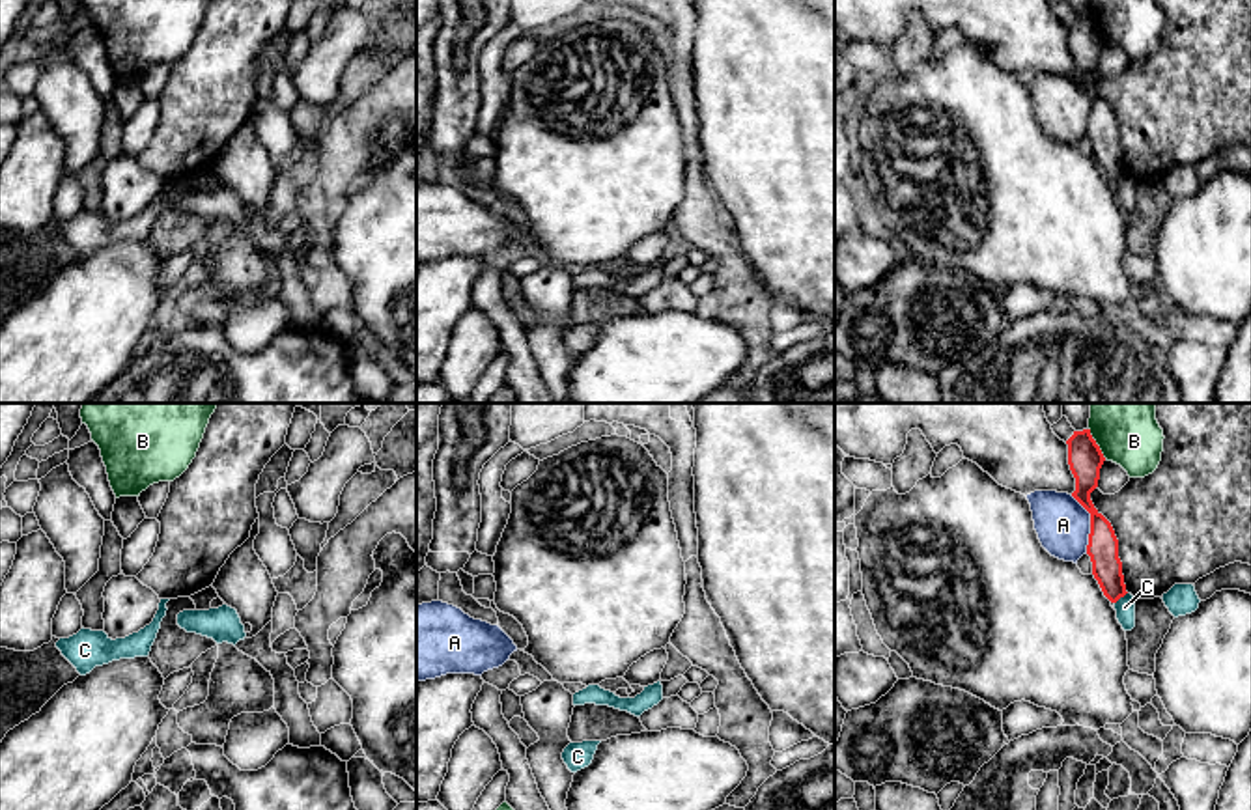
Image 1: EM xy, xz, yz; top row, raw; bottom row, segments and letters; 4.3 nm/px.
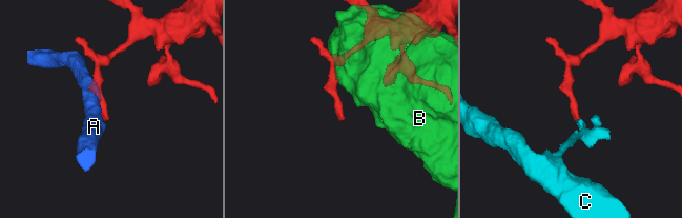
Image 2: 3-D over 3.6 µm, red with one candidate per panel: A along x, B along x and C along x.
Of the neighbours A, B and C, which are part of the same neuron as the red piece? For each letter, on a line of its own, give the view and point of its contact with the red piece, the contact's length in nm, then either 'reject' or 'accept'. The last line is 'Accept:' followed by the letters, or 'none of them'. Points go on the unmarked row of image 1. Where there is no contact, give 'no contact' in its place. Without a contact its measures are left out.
A: contact yz (1091, 107); length 260 nm; reject
B: contact yz (1095, 25); length 150 nm; reject
C: contact yz (1121, 178); length 80 nm; reject
Accept: none of them

